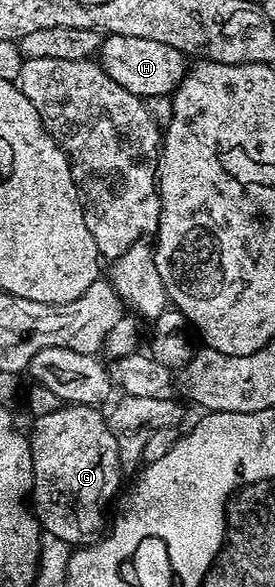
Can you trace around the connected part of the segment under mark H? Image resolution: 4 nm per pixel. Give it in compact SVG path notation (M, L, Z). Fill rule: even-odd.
M107 36L98 50L97 60L103 65L105 74L109 74L119 86L125 86L129 94L144 98L171 96L189 71L189 60L184 52L165 46L165 42L152 42L150 38Z

